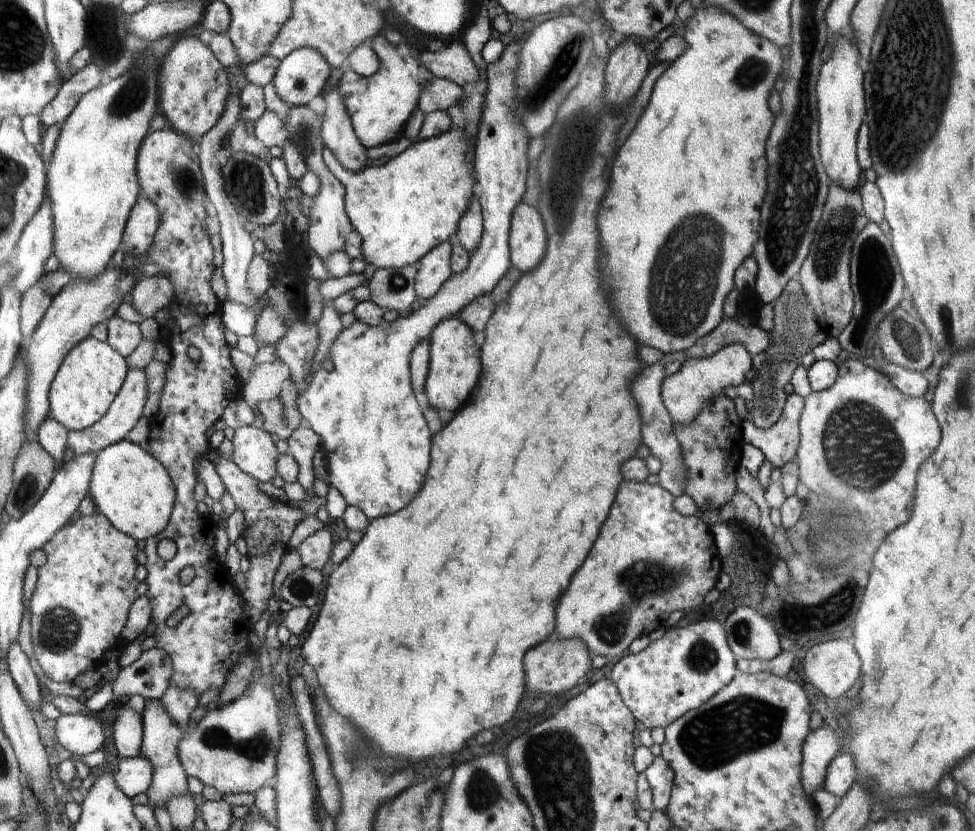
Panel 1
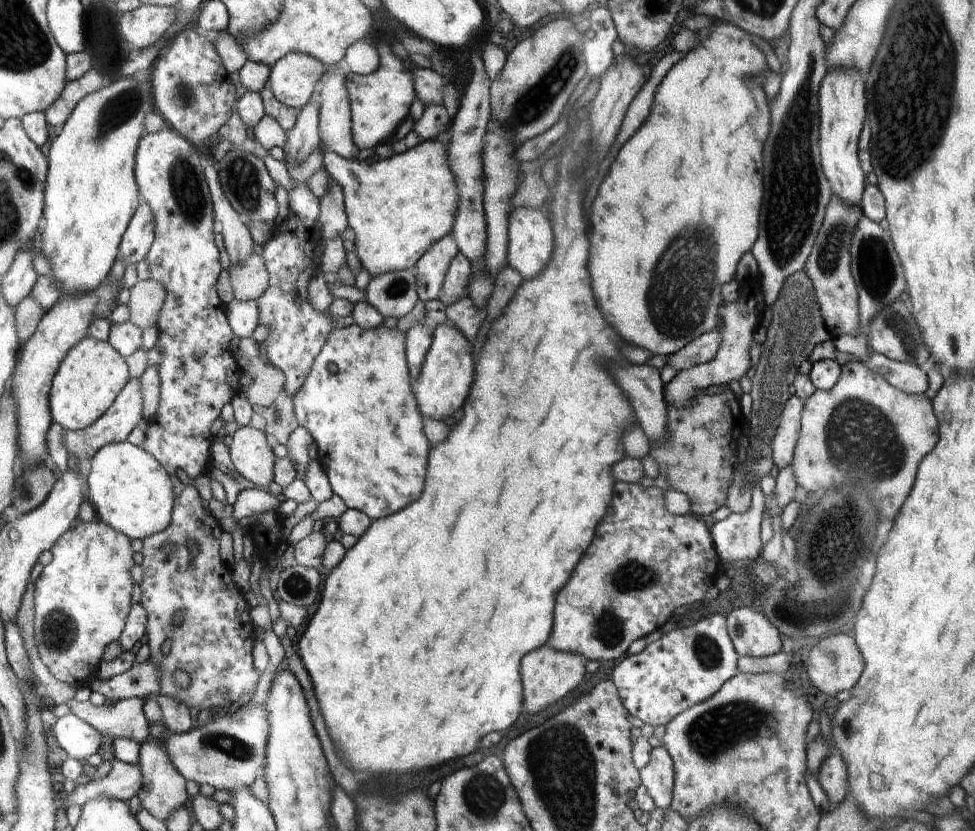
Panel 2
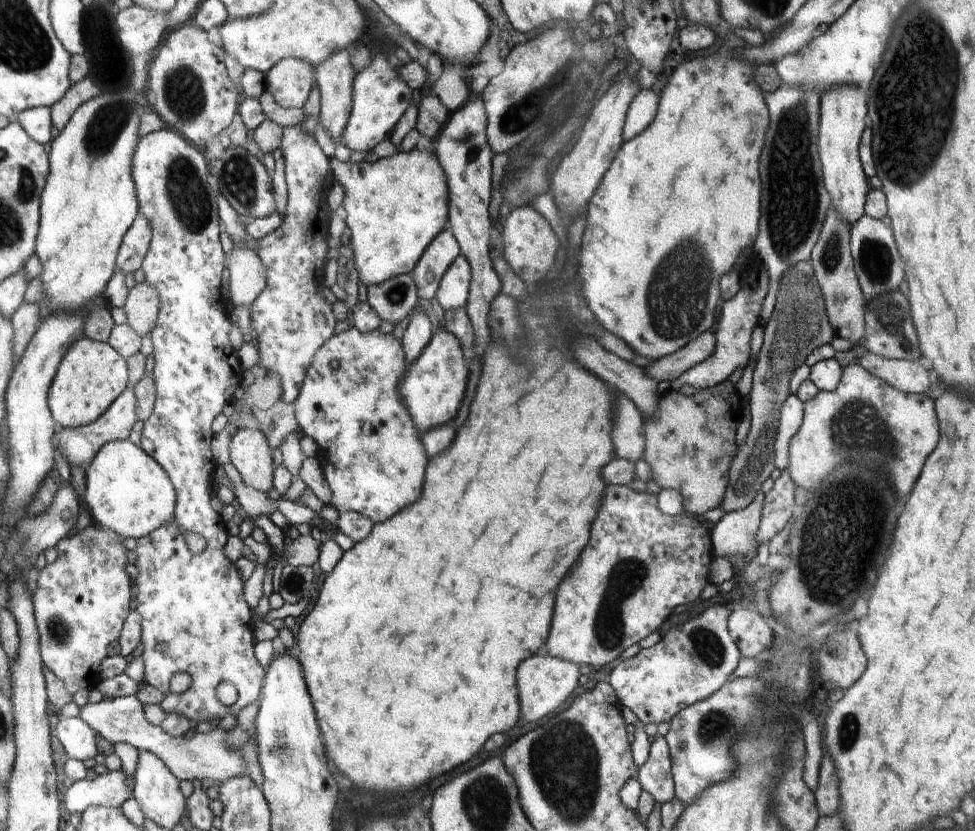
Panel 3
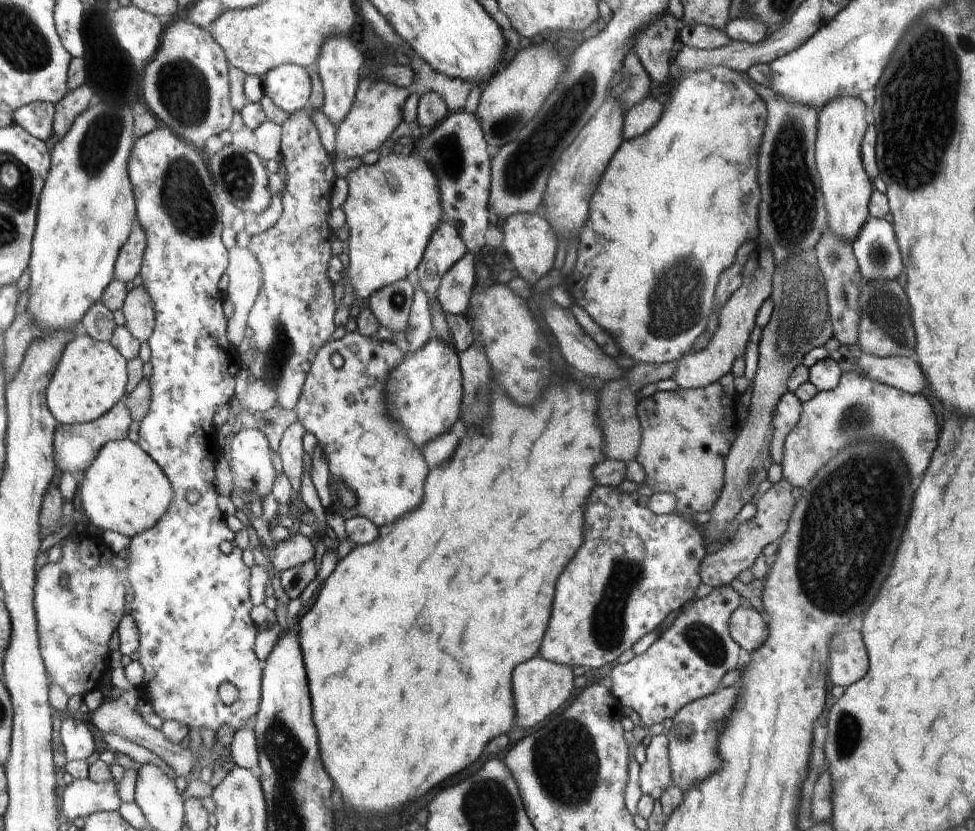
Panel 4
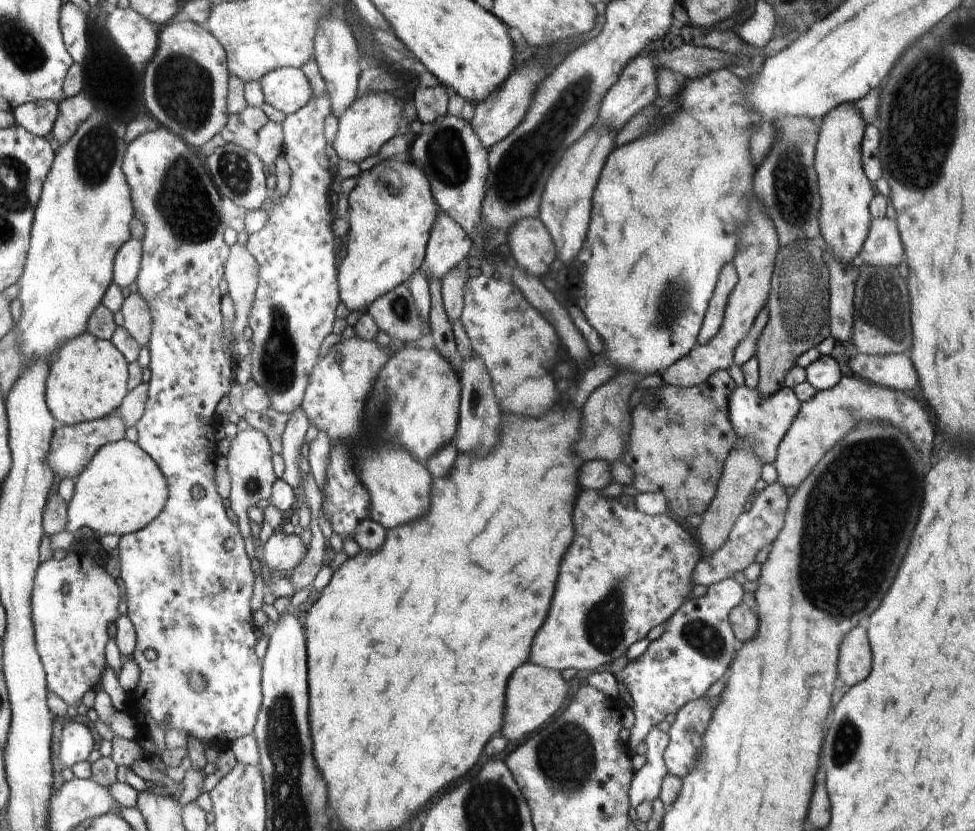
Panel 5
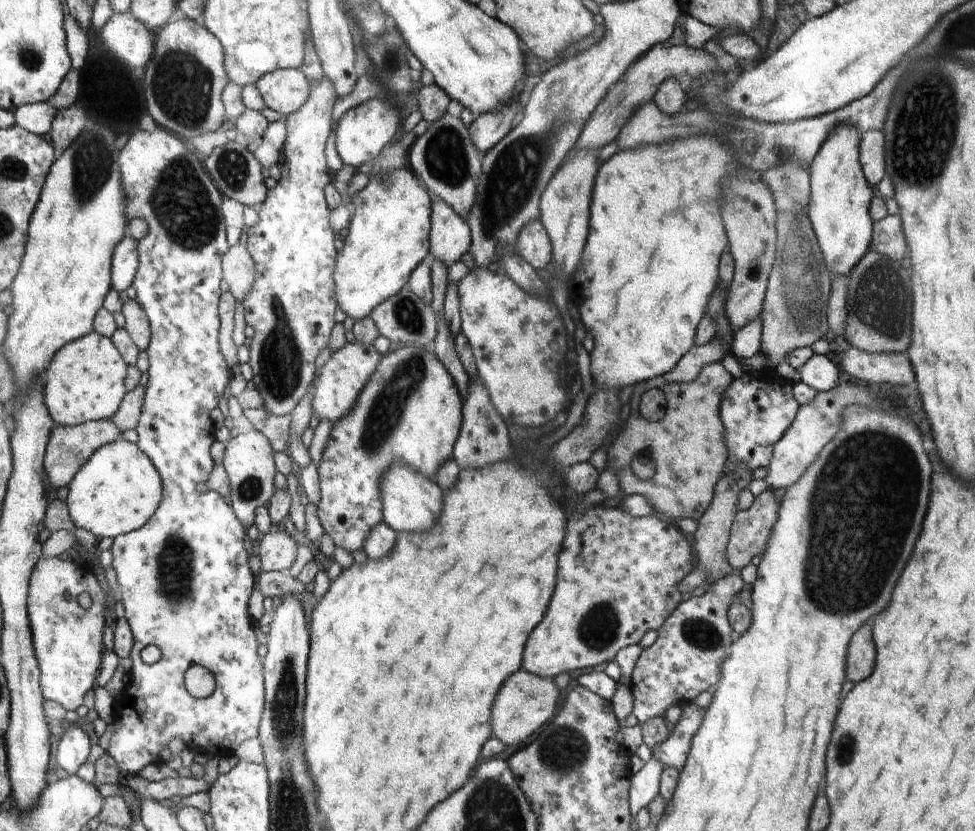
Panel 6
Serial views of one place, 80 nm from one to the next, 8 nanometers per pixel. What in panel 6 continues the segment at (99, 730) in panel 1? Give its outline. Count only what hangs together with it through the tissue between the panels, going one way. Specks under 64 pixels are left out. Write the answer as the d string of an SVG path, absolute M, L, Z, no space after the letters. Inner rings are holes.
M68 725L56 749L57 765L68 774L76 775L78 768L87 761L91 746L90 738L84 730Z

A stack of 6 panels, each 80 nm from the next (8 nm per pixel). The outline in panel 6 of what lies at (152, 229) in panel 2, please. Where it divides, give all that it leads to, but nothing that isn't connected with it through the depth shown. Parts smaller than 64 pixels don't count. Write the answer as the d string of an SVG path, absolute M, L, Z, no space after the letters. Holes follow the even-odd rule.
M128 234L122 239L111 255L111 288L122 292L133 284L137 268L140 267L140 251L138 242Z

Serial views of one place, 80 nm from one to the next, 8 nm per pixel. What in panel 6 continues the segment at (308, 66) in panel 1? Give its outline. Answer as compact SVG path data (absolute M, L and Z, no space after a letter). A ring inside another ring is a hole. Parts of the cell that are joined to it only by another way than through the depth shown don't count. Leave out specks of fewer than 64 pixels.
M277 69L261 76L258 87L265 106L287 117L308 102L310 80L300 69Z

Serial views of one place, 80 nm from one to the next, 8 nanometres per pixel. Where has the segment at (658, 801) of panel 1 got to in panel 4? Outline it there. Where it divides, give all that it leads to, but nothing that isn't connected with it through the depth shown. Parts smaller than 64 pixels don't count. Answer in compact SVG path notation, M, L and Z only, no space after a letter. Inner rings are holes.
M666 734L652 736L650 744L645 748L645 761L640 765L639 785L643 794L654 800L659 800L663 792L673 785Z

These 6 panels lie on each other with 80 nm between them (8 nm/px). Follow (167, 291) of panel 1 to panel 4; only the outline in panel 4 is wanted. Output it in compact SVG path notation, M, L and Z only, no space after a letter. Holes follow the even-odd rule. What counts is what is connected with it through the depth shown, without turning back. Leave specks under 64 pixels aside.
M140 286L128 291L121 309L130 334L141 343L146 342L155 325L153 300L147 290Z

